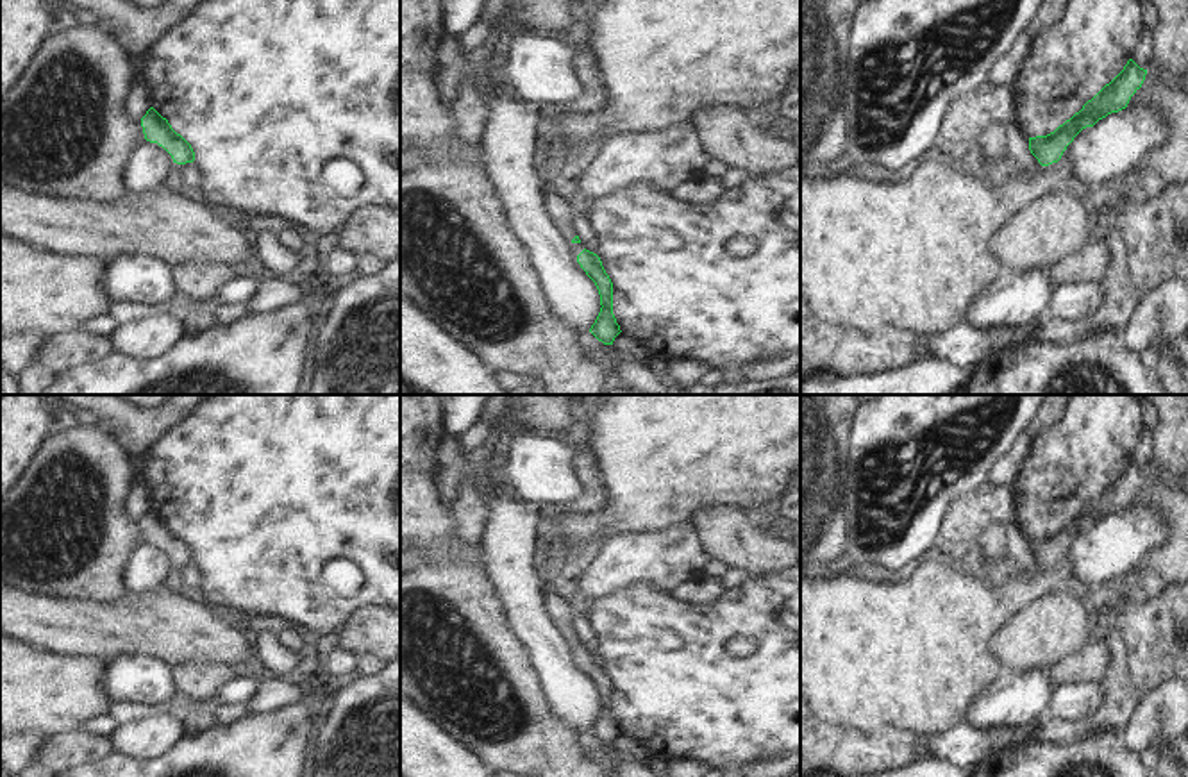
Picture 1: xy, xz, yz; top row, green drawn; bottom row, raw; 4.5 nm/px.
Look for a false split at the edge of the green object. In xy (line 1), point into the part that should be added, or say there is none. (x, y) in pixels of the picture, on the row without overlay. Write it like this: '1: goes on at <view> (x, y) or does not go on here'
1: goes on at xy (175, 579)

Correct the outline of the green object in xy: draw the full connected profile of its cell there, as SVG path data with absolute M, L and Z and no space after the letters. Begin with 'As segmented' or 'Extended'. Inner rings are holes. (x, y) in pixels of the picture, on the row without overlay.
Extended. M154 507L141 518L145 539L163 547L173 559L173 570L168 579L168 586L184 589L184 564L195 561L191 545L177 534L166 518L163 518Z

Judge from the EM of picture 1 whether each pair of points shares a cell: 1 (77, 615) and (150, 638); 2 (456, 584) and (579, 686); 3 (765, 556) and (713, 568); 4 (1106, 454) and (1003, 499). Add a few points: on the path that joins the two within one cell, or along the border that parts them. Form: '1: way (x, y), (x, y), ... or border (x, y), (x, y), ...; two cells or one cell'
1: way (95, 627), (133, 627); one cell
2: border (504, 604), (513, 631), (527, 645), (543, 679); two cells
3: border (710, 558), (727, 567); two cells
4: border (1013, 486), (1017, 520); two cells

